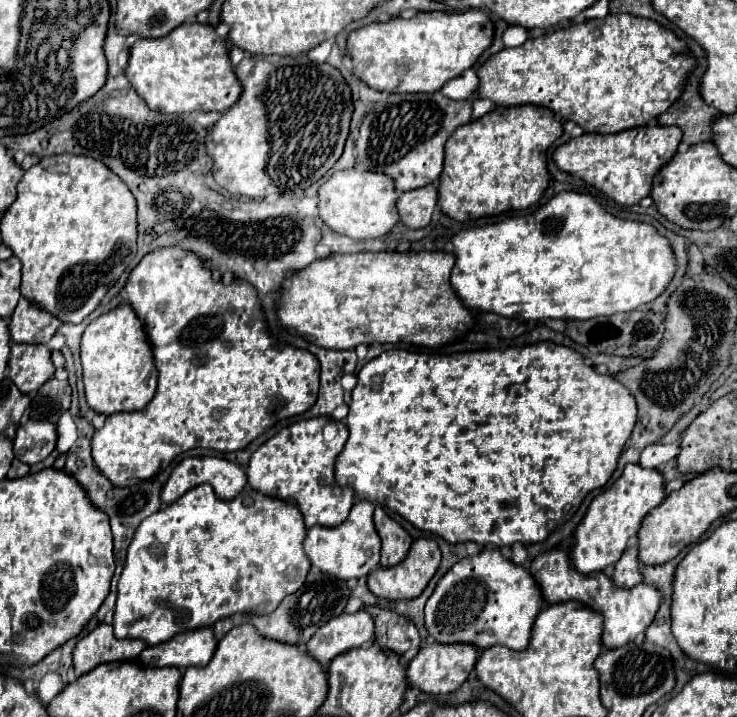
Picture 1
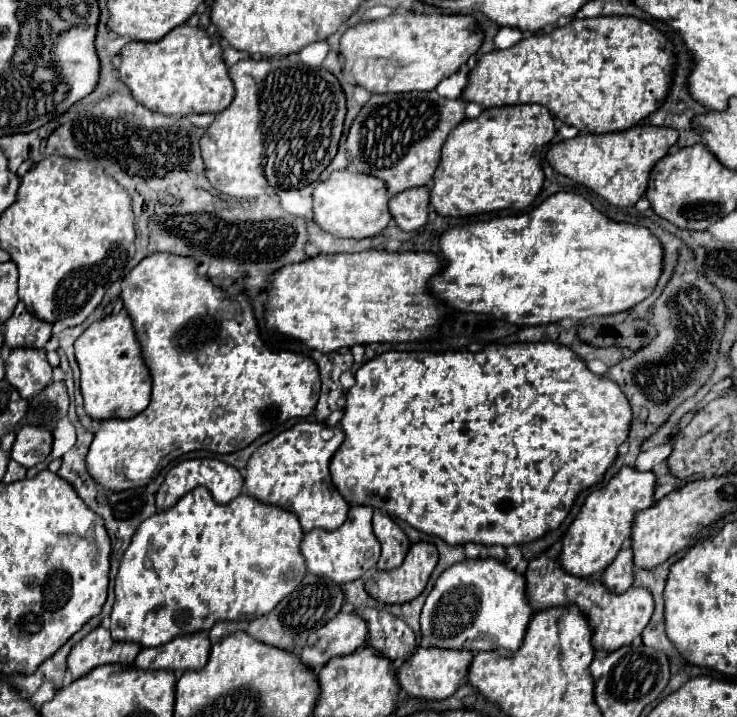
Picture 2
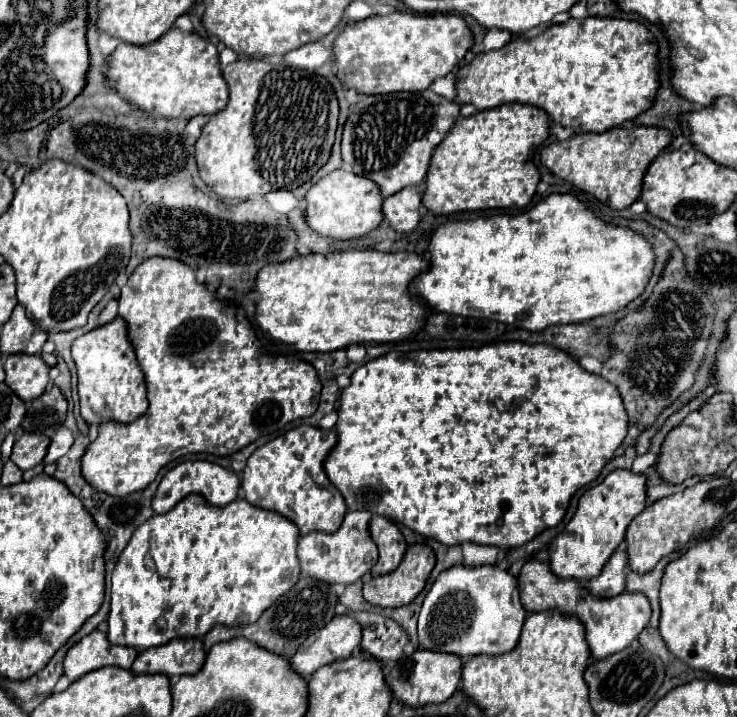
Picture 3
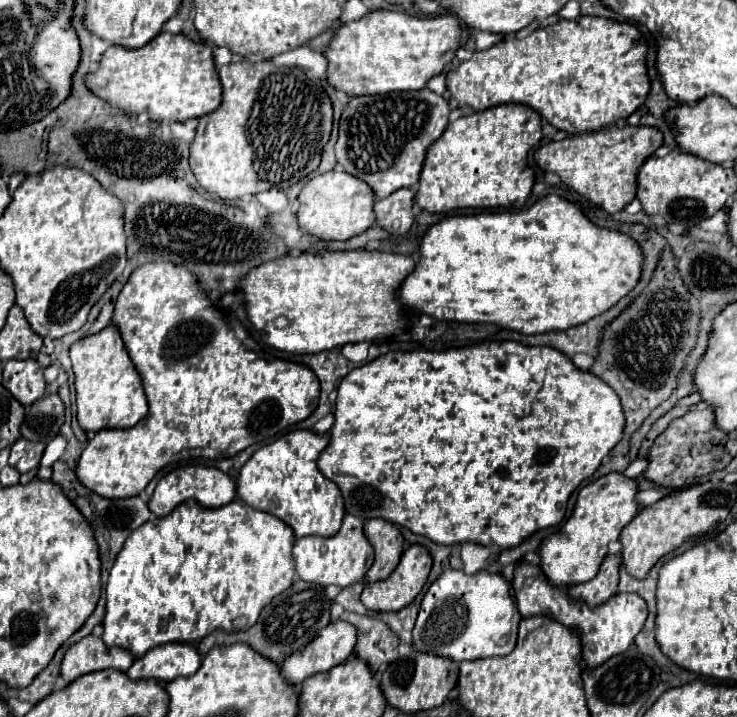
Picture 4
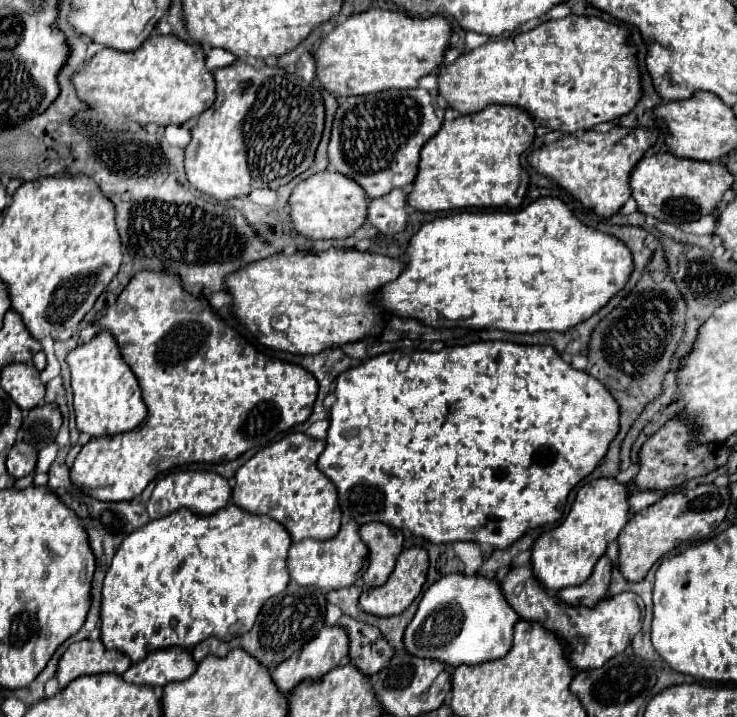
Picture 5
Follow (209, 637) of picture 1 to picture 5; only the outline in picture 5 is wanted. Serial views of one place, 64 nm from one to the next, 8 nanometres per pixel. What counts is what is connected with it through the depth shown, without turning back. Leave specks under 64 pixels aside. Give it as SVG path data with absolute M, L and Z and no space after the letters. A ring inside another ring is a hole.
M166 648L150 652L142 662L132 664L122 678L136 686L166 686L170 682L186 680L196 670L188 650Z

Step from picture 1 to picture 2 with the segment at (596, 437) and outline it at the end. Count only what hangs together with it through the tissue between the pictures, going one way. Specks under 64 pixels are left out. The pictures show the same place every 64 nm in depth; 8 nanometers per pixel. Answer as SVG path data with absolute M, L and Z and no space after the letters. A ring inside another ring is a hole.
M556 342L536 344L490 344L480 352L384 352L356 372L356 384L346 392L344 418L340 428L344 430L344 442L336 450L330 462L330 474L334 486L342 492L350 508L370 506L388 516L408 522L412 528L442 538L446 544L476 542L484 546L520 546L542 538L546 532L556 530L568 516L576 496L596 482L602 480L604 472L616 458L618 446L626 440L630 430L630 404L620 392L620 386L604 376L592 374L586 364L568 348ZM430 376L486 376L486 378L430 378Z

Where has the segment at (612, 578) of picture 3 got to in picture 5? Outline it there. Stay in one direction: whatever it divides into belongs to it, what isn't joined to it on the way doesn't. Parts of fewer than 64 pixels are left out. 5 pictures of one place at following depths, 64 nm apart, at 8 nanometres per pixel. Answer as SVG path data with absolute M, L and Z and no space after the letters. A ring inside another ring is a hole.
M602 556L596 562L592 576L584 584L562 588L558 592L558 598L568 606L594 606L598 600L606 596L610 584L610 572L612 572L612 562L608 560L608 556Z

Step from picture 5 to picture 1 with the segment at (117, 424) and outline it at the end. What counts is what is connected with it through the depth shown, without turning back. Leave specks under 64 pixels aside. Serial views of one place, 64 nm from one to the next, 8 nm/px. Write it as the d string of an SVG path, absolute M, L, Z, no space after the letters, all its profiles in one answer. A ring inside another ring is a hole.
M130 304L104 312L86 326L80 340L80 360L86 400L96 414L112 416L116 412L144 410L156 392L158 372L154 368L150 344Z

